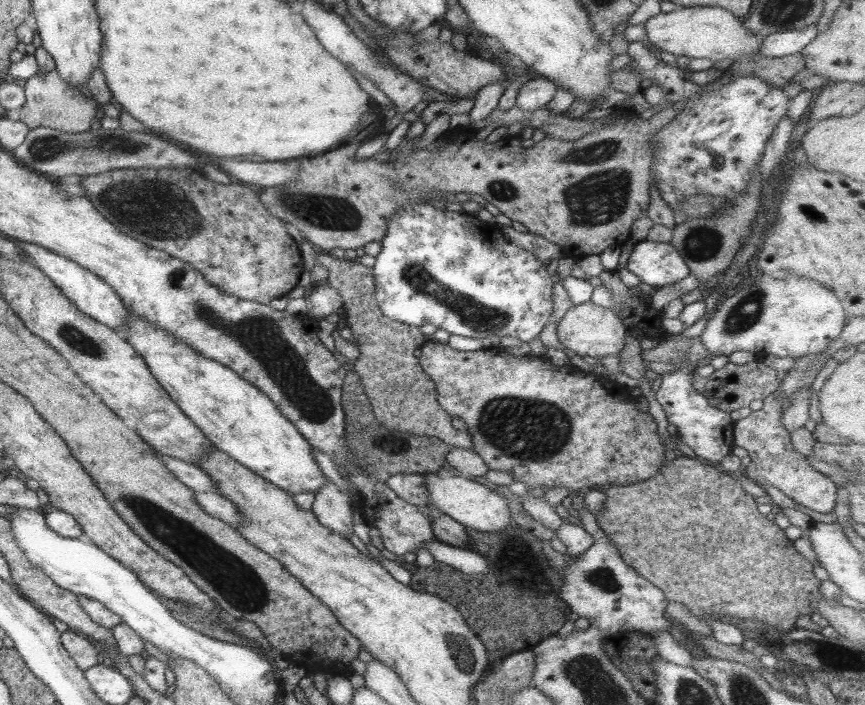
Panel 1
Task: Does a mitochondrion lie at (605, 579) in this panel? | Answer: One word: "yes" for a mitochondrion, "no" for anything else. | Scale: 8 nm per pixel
yes

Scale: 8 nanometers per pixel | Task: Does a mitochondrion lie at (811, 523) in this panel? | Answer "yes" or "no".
no

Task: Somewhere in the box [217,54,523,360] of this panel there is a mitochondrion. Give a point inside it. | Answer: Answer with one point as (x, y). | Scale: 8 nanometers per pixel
(422, 281)

